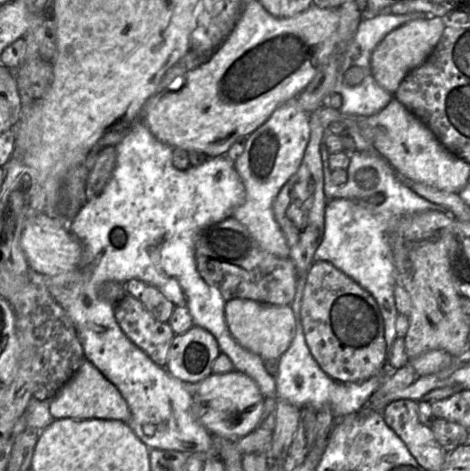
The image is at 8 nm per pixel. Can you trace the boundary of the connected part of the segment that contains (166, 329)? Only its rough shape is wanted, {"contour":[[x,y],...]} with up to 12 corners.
{"contour":[[135,297],[115,305],[124,334],[159,367],[175,337]]}

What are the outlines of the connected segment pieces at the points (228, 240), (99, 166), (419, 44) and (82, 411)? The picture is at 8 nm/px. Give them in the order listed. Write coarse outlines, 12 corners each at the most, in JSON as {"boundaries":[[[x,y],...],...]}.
{"boundaries":[[[234,217],[200,231],[200,275],[226,301],[291,305],[299,275]],[[117,150],[99,152],[87,178],[87,201],[103,191],[116,167]],[[442,17],[411,20],[374,49],[377,83],[395,94],[439,42]],[[88,360],[49,401],[54,419],[128,423],[119,390]]]}

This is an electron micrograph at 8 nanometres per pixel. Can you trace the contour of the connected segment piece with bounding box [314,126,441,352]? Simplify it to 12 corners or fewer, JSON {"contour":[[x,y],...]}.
{"contour":[[357,132],[348,177],[371,167],[384,202],[329,200],[315,261],[374,297],[387,351],[398,338],[391,220],[441,210]]}

